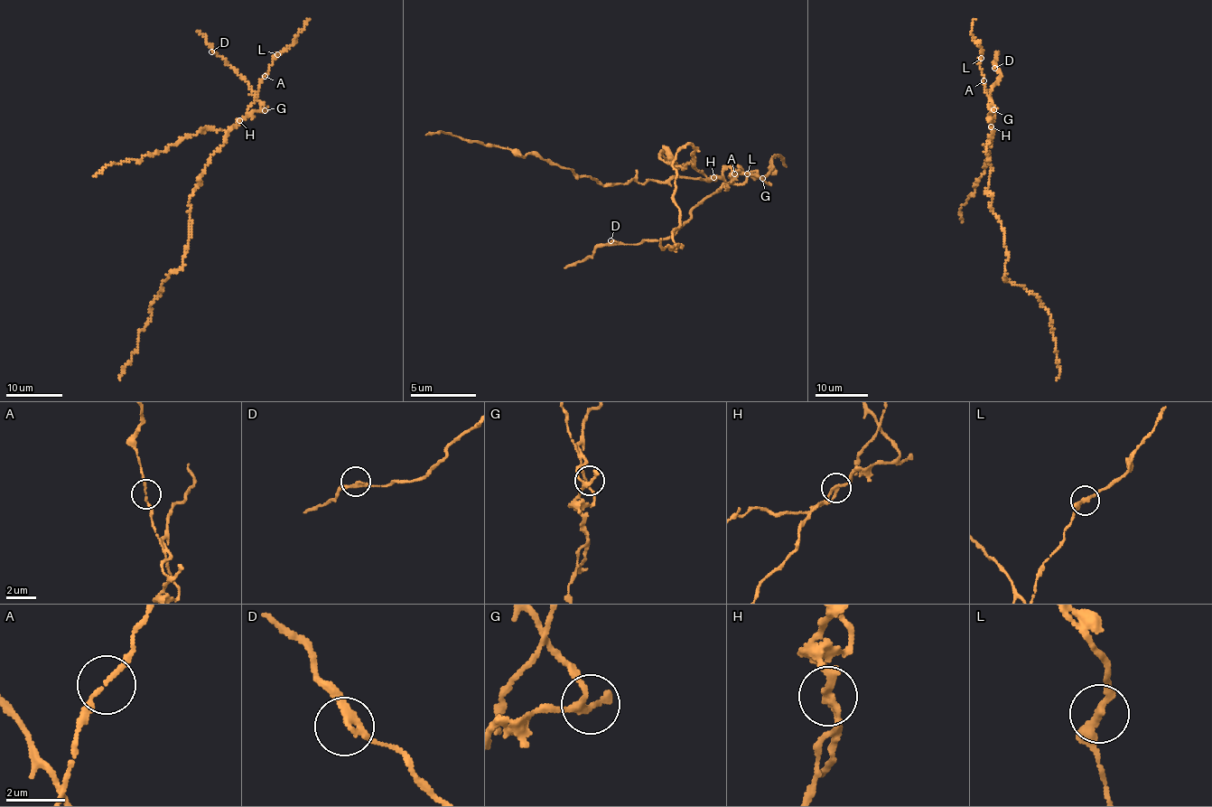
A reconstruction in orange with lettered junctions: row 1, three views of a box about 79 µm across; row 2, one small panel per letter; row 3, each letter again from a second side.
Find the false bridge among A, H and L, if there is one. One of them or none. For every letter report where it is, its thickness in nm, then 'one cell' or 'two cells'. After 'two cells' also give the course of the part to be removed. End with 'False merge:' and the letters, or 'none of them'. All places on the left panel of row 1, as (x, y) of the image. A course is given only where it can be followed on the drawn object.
A: place (265, 76); calibre 140 nm; one cell
H: place (239, 120); calibre 240 nm; two cells; course (239, 120), (227, 130), (208, 127), (163, 153), (110, 164), (94, 175)
L: place (277, 54); calibre 240 nm; one cell
False merge: H

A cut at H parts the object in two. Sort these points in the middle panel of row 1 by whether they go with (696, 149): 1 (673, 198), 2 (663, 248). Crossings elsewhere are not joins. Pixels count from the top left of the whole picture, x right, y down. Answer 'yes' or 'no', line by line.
1: yes
2: yes

